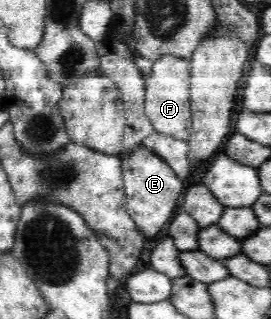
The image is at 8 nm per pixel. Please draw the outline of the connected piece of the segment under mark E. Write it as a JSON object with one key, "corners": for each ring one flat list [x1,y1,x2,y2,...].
{"corners":[[143,144,136,146,130,154,126,154,121,159,123,170,123,181,126,193,126,208,131,219,138,227,140,235,146,238,158,236,166,224,172,220,176,204,180,194,183,194,184,184,181,179,169,166,165,160,156,156]]}

